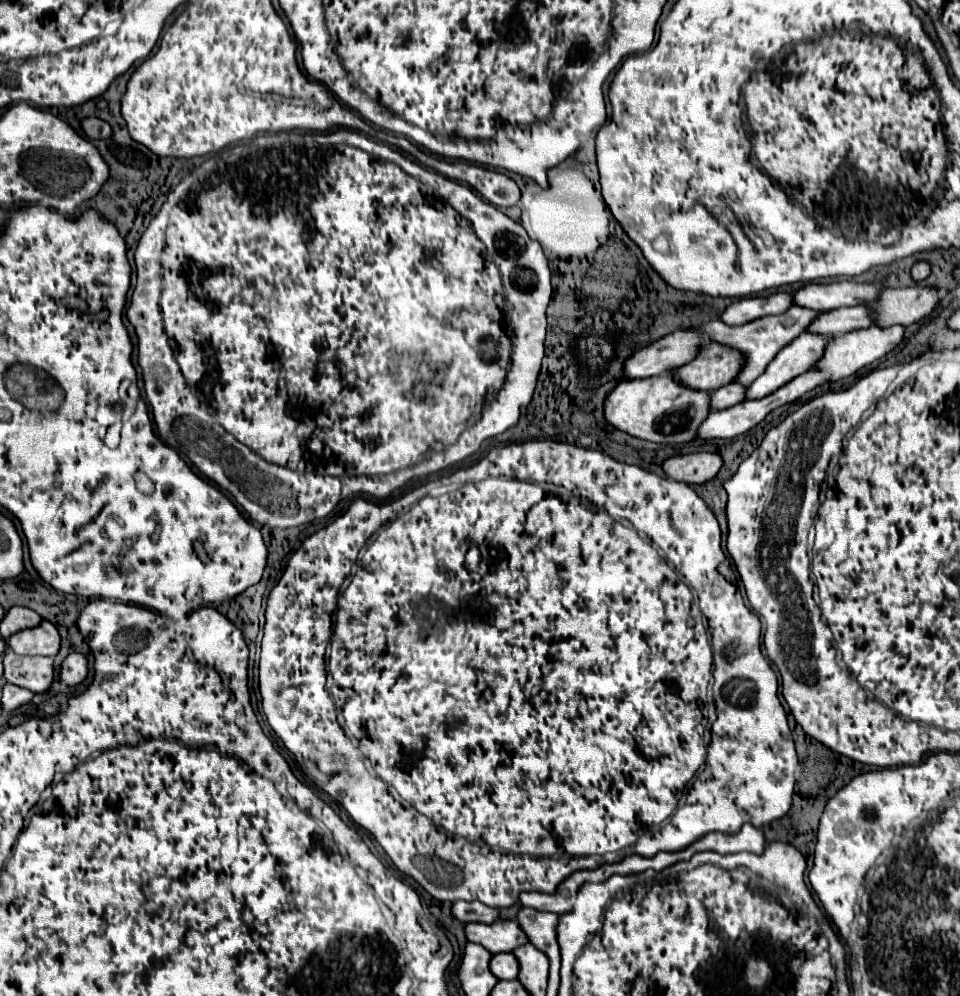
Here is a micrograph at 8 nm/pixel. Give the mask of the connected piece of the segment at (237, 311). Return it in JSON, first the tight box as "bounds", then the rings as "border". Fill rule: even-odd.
{"bounds":[126,130,552,528],"border":[[[354,130],[326,132],[322,134],[322,144],[312,140],[312,134],[300,134],[300,132],[262,134],[248,142],[236,144],[230,150],[208,158],[202,166],[198,166],[190,176],[186,176],[178,184],[178,188],[170,196],[176,202],[167,200],[163,204],[158,216],[150,222],[146,232],[140,236],[134,252],[136,288],[132,294],[132,302],[126,310],[126,318],[134,326],[134,332],[138,336],[138,364],[142,368],[144,392],[152,408],[158,434],[170,448],[184,454],[206,478],[214,480],[220,488],[232,492],[236,502],[250,514],[254,522],[266,524],[270,528],[294,528],[300,524],[308,524],[316,518],[324,518],[348,494],[350,496],[370,494],[377,499],[387,498],[395,490],[400,489],[402,484],[441,472],[463,461],[470,454],[474,454],[486,438],[498,436],[504,430],[512,428],[518,422],[522,410],[530,404],[536,388],[540,360],[544,356],[546,308],[552,296],[550,268],[540,244],[526,234],[524,226],[508,218],[490,202],[476,196],[468,186],[462,186],[456,180],[450,180],[426,168],[422,168],[424,180],[416,180],[414,176],[408,176],[408,172],[404,172],[400,166],[376,158],[378,154],[374,152],[380,150],[384,152],[388,148],[372,144],[366,146],[364,152],[364,136]],[[484,340],[494,340],[496,344],[494,356],[490,360],[484,360],[484,356],[480,356],[480,348]],[[198,400],[216,416],[216,420],[228,432],[216,420],[202,420],[202,406]]]}

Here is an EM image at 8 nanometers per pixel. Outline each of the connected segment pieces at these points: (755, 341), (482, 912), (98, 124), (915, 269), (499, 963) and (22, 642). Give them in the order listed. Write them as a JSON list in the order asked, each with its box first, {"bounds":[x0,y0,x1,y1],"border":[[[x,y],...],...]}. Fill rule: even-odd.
[{"bounds":[696,306,824,386],"border":[[[792,306],[792,308],[788,308],[788,312],[784,312],[784,314],[756,318],[756,320],[746,322],[746,324],[742,324],[742,326],[728,326],[728,324],[724,324],[722,320],[712,320],[712,322],[702,324],[702,326],[696,326],[696,328],[708,332],[708,336],[710,336],[712,342],[728,344],[728,346],[740,348],[740,352],[744,352],[746,364],[744,364],[744,370],[740,372],[740,376],[736,376],[736,382],[750,386],[750,384],[766,370],[766,366],[772,362],[772,358],[776,358],[776,354],[778,354],[784,346],[788,346],[794,338],[798,338],[820,314],[824,314],[824,312],[816,312],[816,310],[812,310],[812,308],[802,308],[802,306]]]},{"bounds":[452,902,500,922],"border":[[[456,902],[452,906],[452,914],[462,922],[496,922],[500,918],[498,908],[490,908],[480,902]]]},{"bounds":[82,118,112,140],"border":[[[84,118],[82,120],[82,130],[92,138],[92,140],[100,140],[100,138],[110,138],[112,136],[112,128],[106,120],[100,118]]]},{"bounds":[912,260,930,280],"border":[[[918,260],[918,262],[912,266],[912,278],[914,278],[914,280],[924,280],[928,274],[930,274],[930,262]]]},{"bounds":[492,954,520,980],"border":[[[496,954],[496,956],[492,956],[494,960],[492,960],[492,972],[502,980],[514,980],[516,976],[518,976],[518,970],[520,970],[520,966],[518,966],[518,962],[516,962],[516,956],[514,954]]]},{"bounds":[8,620,60,656],"border":[[[44,620],[36,628],[28,628],[22,632],[16,632],[16,636],[8,638],[8,644],[16,654],[22,656],[56,656],[60,650],[60,634],[58,628]]]}]

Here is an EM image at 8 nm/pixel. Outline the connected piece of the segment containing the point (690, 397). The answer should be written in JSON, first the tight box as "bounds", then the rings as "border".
{"bounds":[604,374,712,444],"border":[[[674,374],[620,382],[604,404],[606,420],[614,428],[658,444],[682,444],[696,440],[700,424],[712,412],[712,392],[686,388],[680,380],[676,380]]]}

